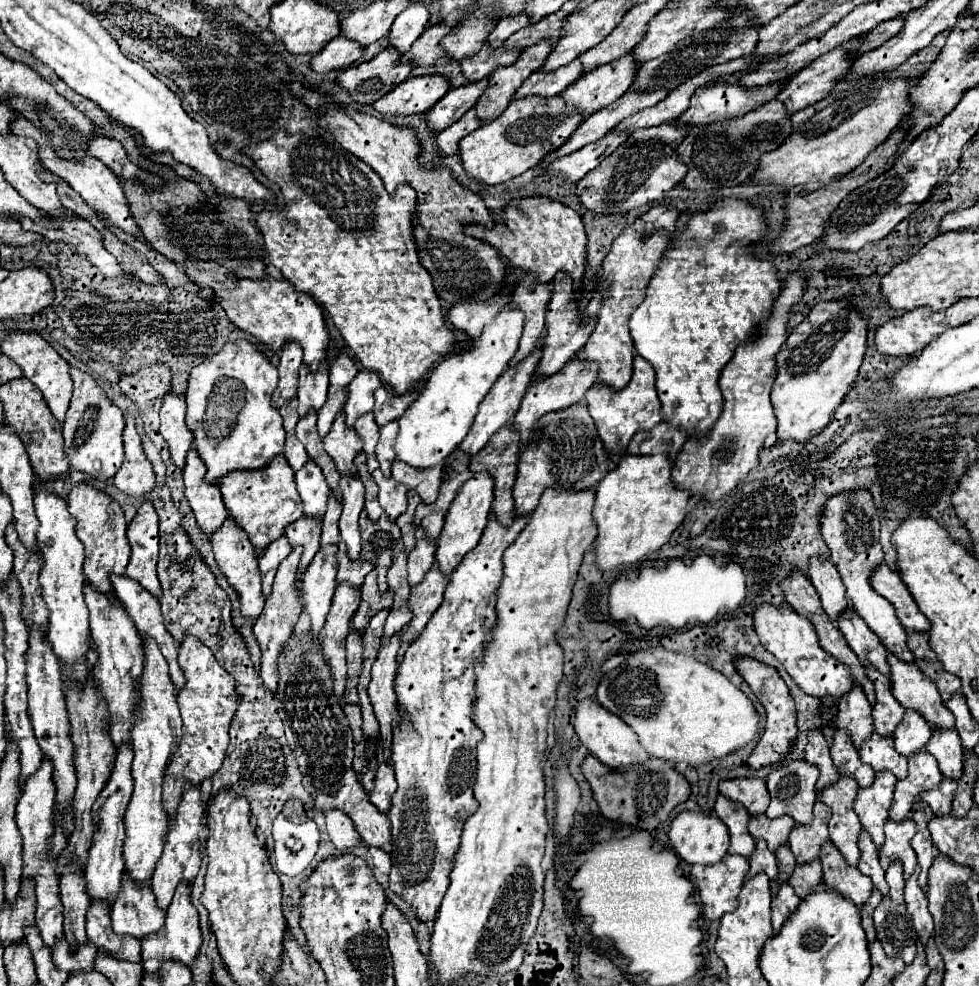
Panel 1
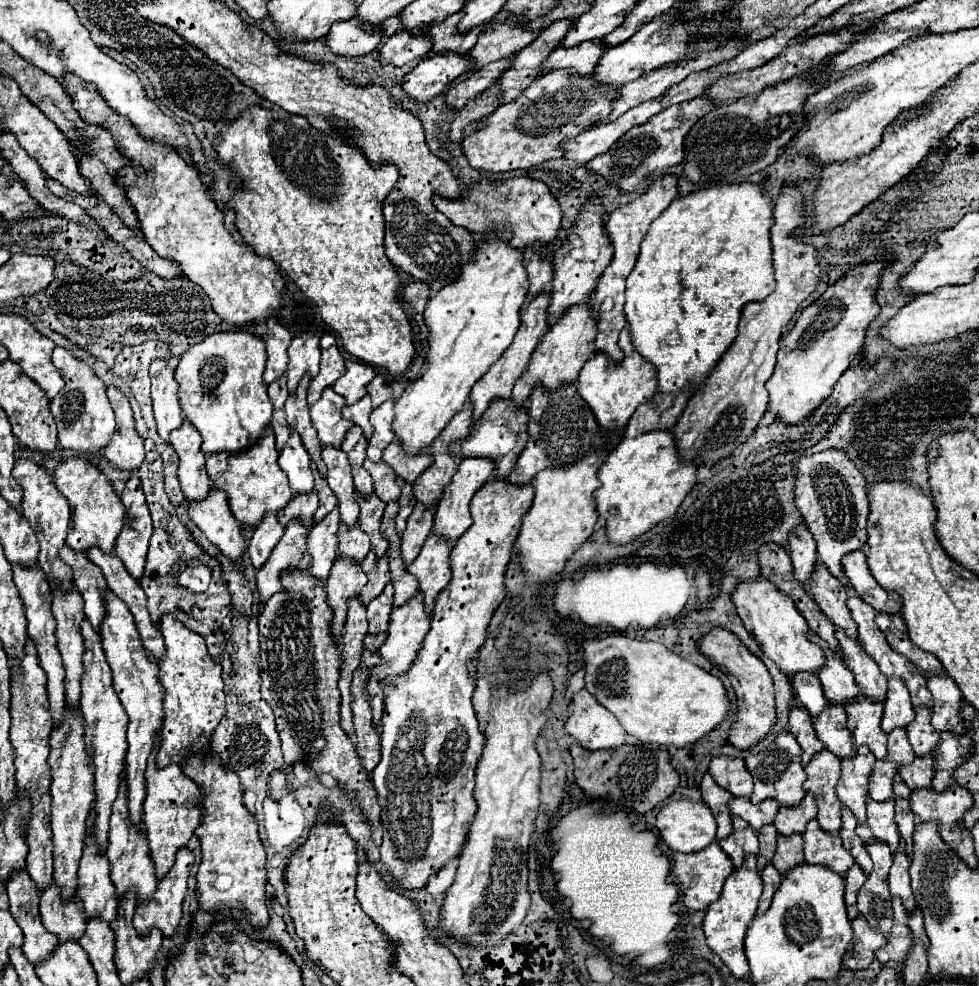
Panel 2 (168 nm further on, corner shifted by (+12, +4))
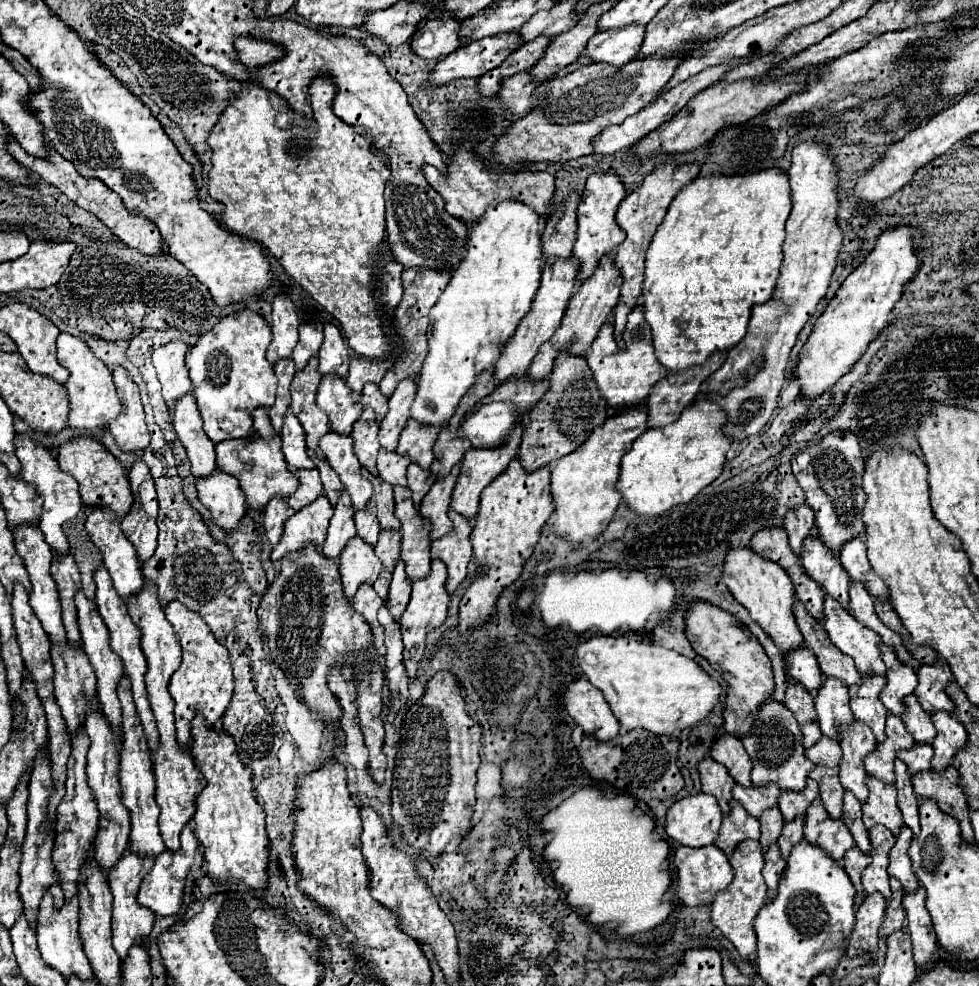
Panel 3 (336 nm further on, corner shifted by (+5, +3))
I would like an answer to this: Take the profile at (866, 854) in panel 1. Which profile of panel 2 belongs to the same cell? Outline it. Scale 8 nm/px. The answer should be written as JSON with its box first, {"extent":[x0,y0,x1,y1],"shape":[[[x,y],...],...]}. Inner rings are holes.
{"extent":[841,807,873,875],"shape":[[[843,807],[843,827],[841,827],[841,839],[843,839],[843,847],[853,855],[855,863],[865,871],[865,875],[869,875],[873,871],[871,865],[871,857],[863,845],[863,841],[857,837],[855,833],[857,827],[857,819],[853,817],[853,813],[849,813],[849,809]]]}

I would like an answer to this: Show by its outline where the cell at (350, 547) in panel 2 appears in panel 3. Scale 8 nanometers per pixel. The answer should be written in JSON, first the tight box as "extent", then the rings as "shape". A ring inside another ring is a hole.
{"extent":[354,498,380,544],"shape":[[[374,498],[354,514],[354,522],[356,522],[356,530],[358,530],[358,536],[368,542],[368,544],[376,544],[378,540],[378,532],[380,532],[380,524],[378,524],[378,518],[376,518],[376,502]]]}

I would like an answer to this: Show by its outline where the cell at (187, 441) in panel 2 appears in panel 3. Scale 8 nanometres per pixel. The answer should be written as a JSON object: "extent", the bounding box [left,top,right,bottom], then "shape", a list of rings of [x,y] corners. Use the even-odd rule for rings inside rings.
{"extent":[174,392,216,478],"shape":[[[192,392],[184,394],[184,398],[176,402],[174,428],[192,462],[192,474],[196,478],[212,474],[212,470],[216,468],[214,442],[202,430],[200,410],[196,406],[196,398],[192,398]]]}

